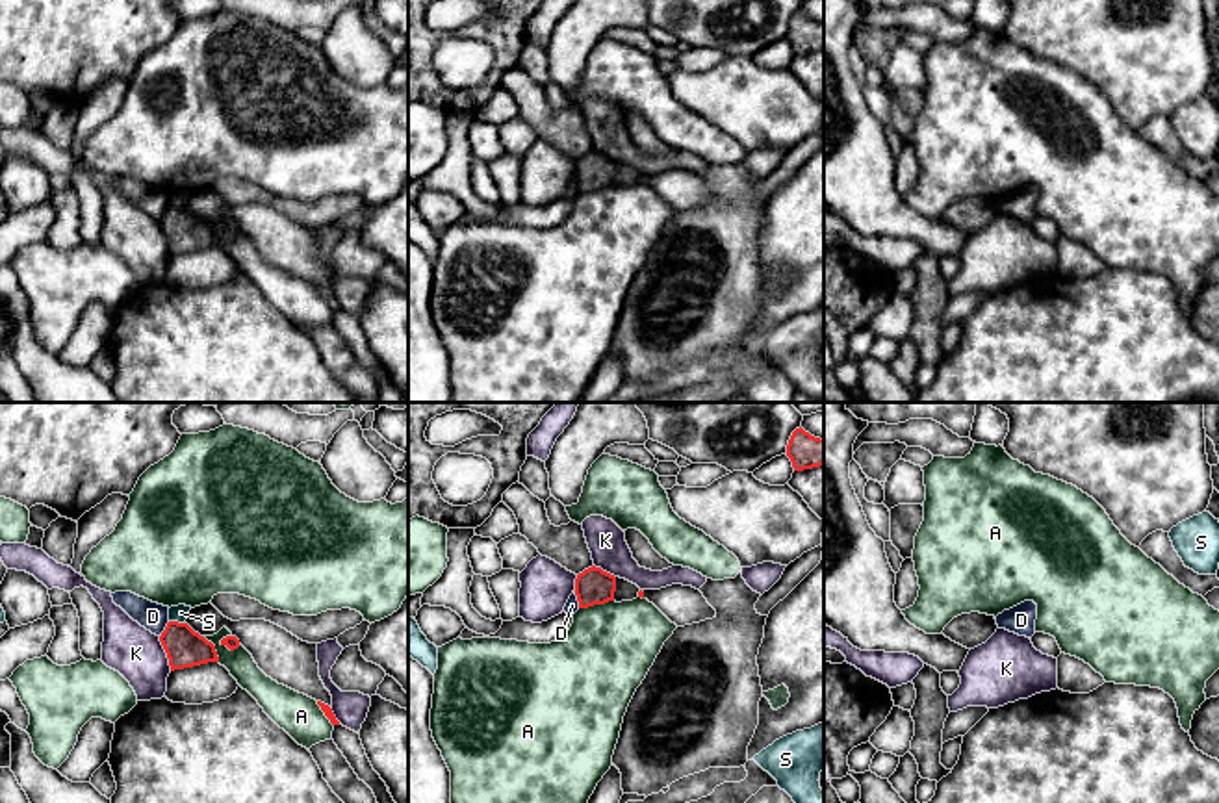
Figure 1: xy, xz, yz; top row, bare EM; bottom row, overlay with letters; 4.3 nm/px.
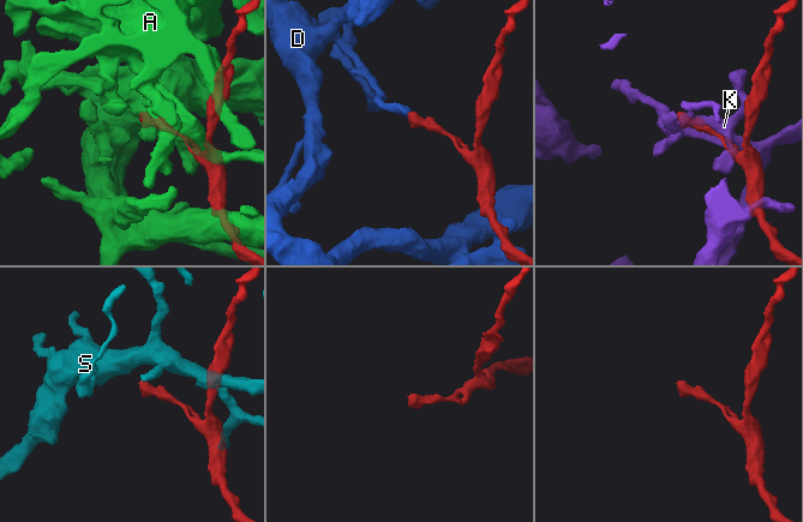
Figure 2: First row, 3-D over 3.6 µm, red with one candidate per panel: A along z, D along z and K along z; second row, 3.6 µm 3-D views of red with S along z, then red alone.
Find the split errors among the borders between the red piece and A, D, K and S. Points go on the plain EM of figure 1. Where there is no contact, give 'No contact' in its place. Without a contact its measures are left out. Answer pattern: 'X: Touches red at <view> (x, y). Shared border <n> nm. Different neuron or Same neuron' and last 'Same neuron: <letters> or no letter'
A: Touches red at xz (596, 188). Shared border 160 nm. Different neuron
D: Touches red at xz (577, 184). Shared border 80 nm. Different neuron
K: Touches red at xy (166, 236). Shared border 160 nm. Different neuron
S: Touches red at xy (177, 206). Shared border 70 nm. Different neuron
Same neuron: no letter

